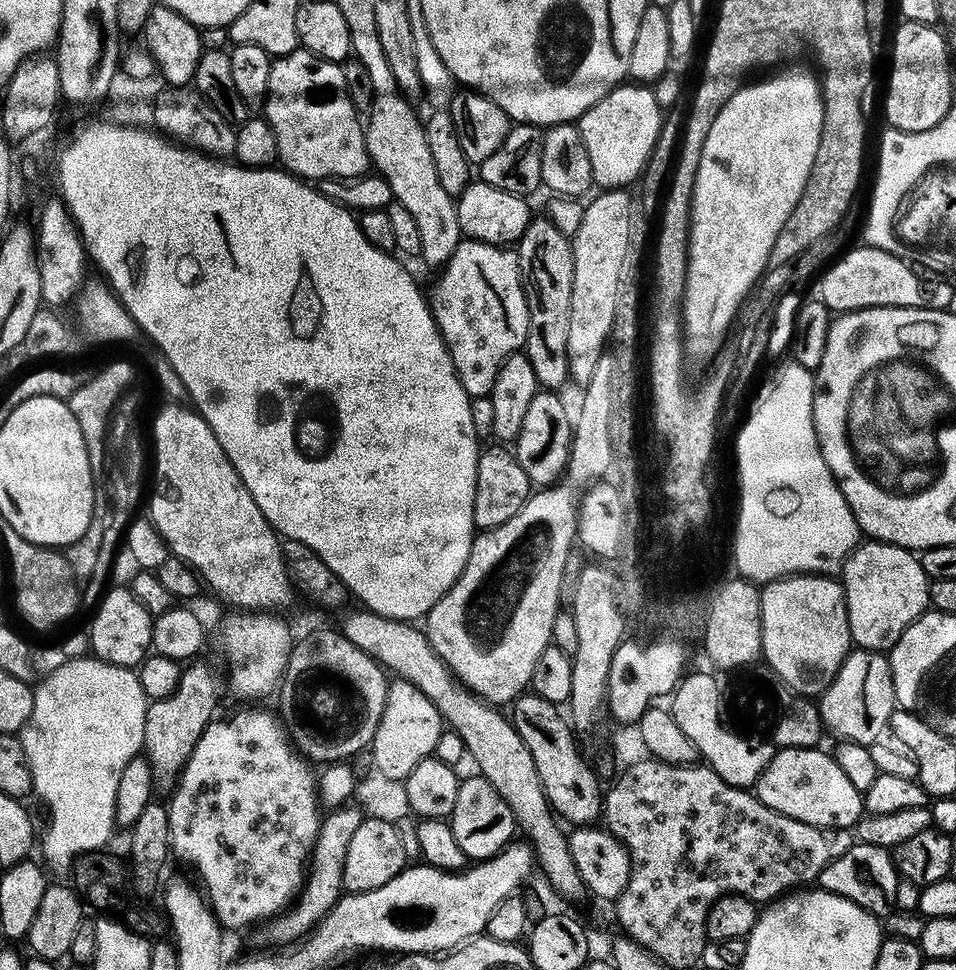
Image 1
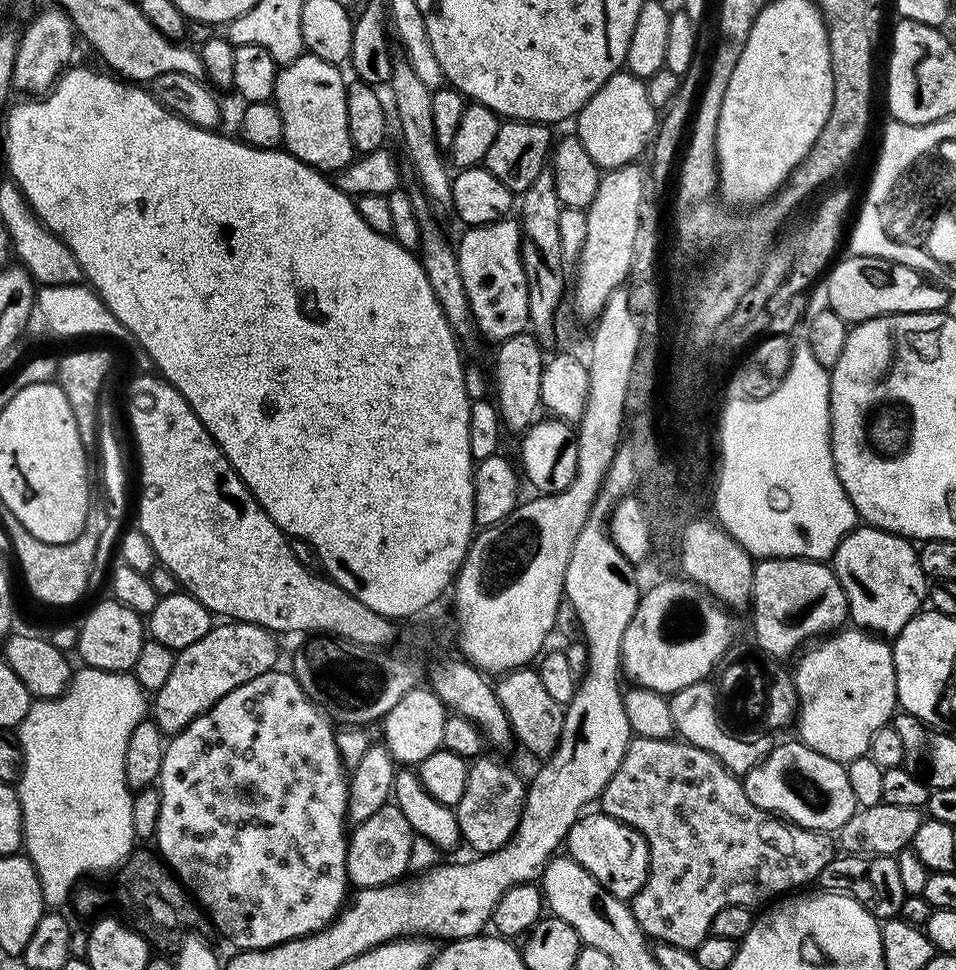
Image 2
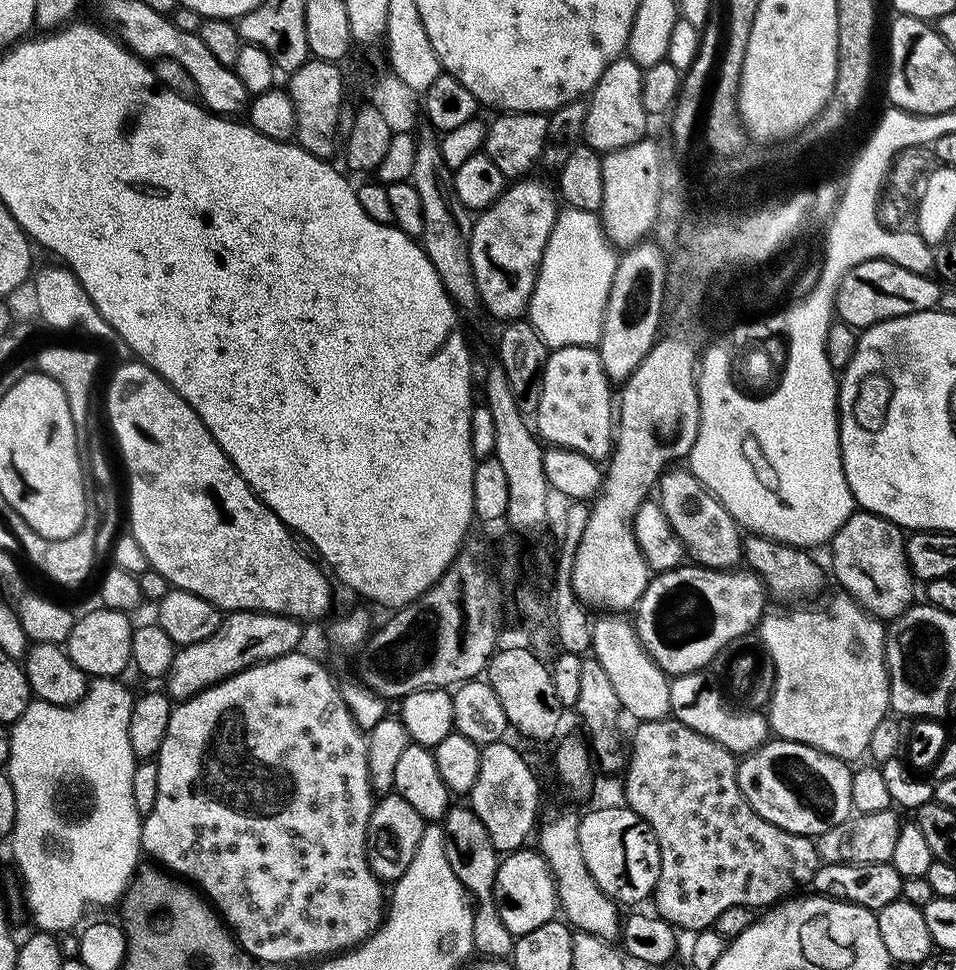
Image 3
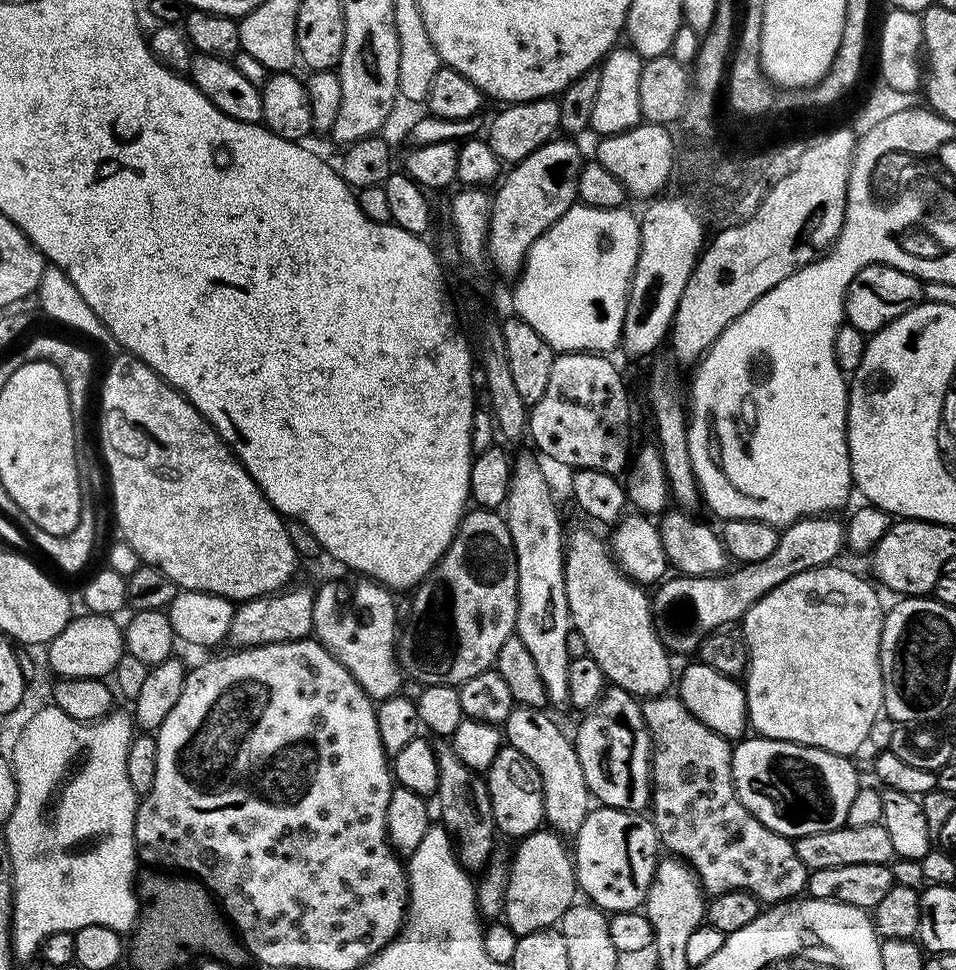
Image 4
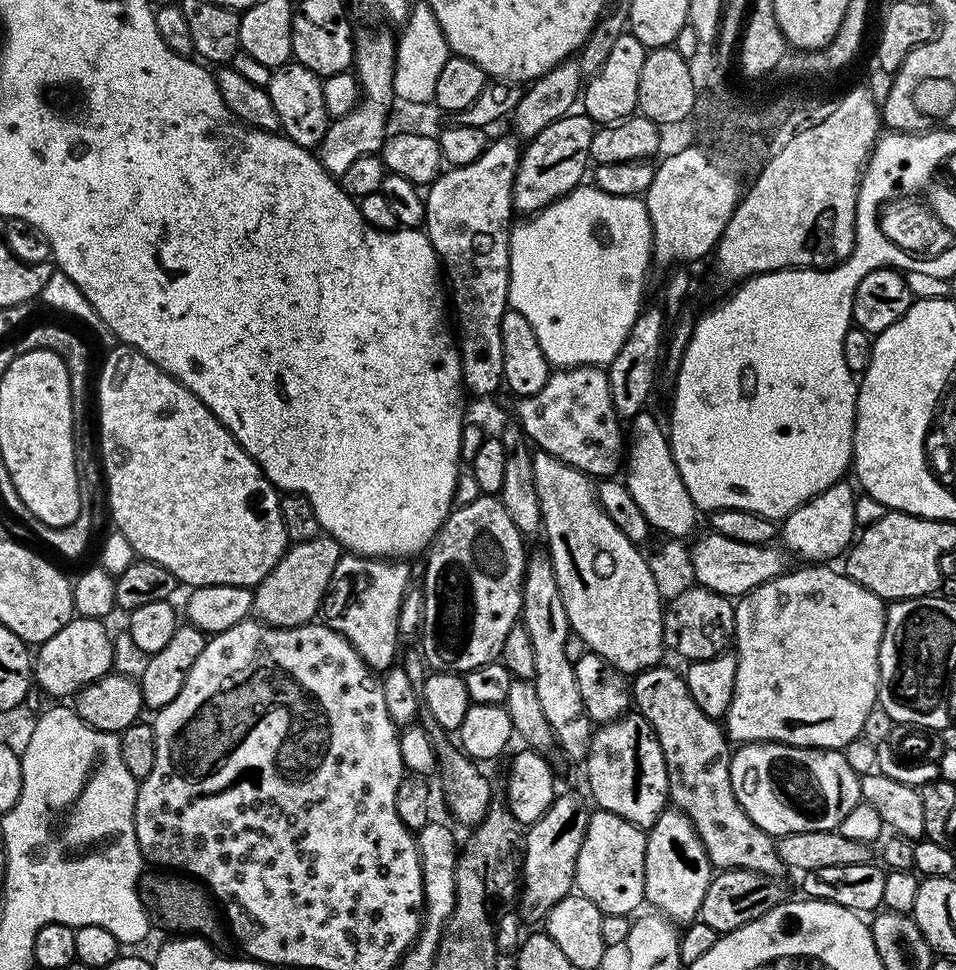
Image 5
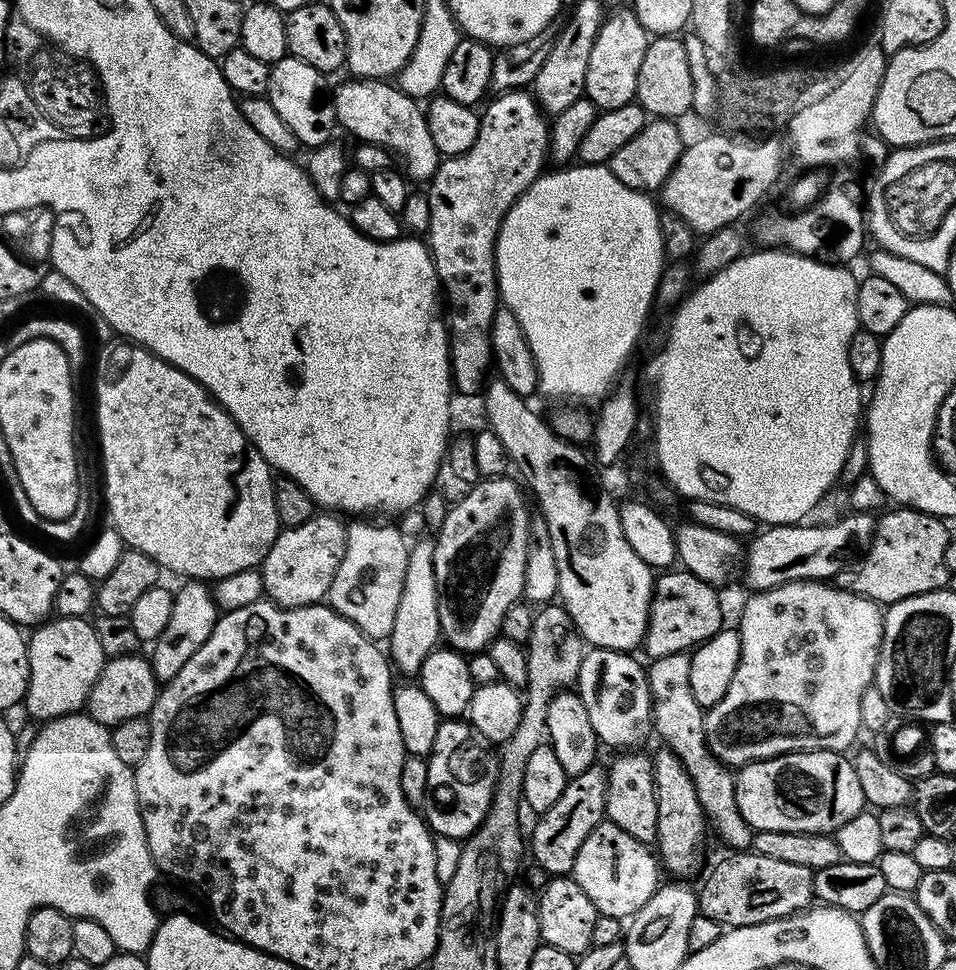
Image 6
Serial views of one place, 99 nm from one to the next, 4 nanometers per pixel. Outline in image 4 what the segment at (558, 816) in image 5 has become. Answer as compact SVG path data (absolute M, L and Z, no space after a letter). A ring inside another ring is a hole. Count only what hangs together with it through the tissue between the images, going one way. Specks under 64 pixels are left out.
M537 830L519 841L520 844L510 856L508 866L508 881L506 882L506 894L504 895L503 923L508 924L516 937L540 932L543 928L552 928L559 925L562 914L571 904L577 903L578 887L576 880L576 865L573 864L573 853L564 844L557 833L551 830Z

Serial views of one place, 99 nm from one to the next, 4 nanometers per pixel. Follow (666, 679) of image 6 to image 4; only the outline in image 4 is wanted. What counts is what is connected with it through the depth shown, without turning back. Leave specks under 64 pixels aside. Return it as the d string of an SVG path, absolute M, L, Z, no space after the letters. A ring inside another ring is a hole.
M679 695L650 696L641 703L642 718L652 739L652 802L650 817L656 825L659 843L669 848L673 857L679 857L692 868L700 887L709 897L724 892L742 890L754 894L765 905L771 906L799 897L807 889L809 869L798 858L789 837L779 836L767 828L741 800L734 799L736 788L732 784L733 745L714 734L710 726L702 726Z

